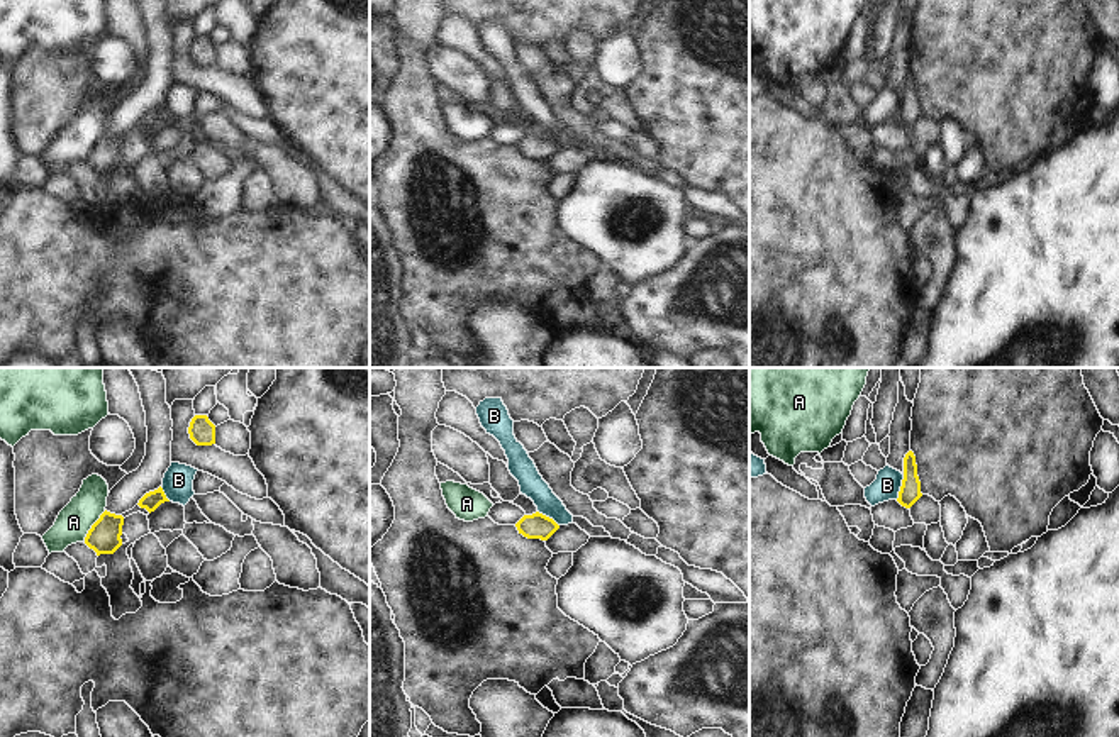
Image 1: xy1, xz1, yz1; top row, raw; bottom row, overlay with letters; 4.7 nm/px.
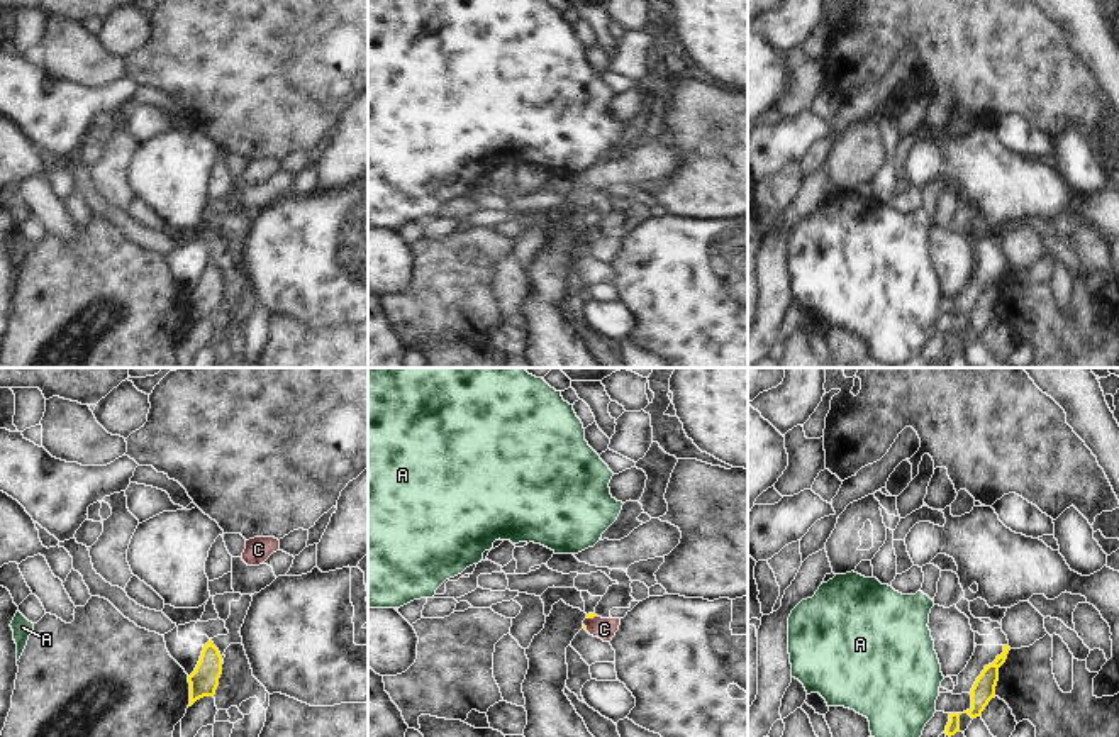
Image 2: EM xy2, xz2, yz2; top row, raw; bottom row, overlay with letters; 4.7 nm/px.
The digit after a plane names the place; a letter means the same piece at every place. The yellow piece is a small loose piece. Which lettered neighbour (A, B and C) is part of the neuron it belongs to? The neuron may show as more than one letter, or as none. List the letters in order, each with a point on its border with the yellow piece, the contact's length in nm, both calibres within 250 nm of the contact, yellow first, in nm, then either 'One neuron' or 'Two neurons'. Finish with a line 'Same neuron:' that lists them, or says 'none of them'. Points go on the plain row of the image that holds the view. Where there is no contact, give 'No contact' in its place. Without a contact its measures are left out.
A: Touches yellow at xy1 (92, 146). Shared border 190 nm. Thickness 160 nm (yellow) against 160 nm. Two neurons
B: Touches yellow at yz1 (901, 107). Shared border 130 nm. Thickness 100 nm (yellow) against 130 nm. Two neurons
C: Touches yellow at xz2 (590, 238). Shared border 50 nm. Thickness 30 nm (yellow) against 100 nm. One neuron
Same neuron: C

